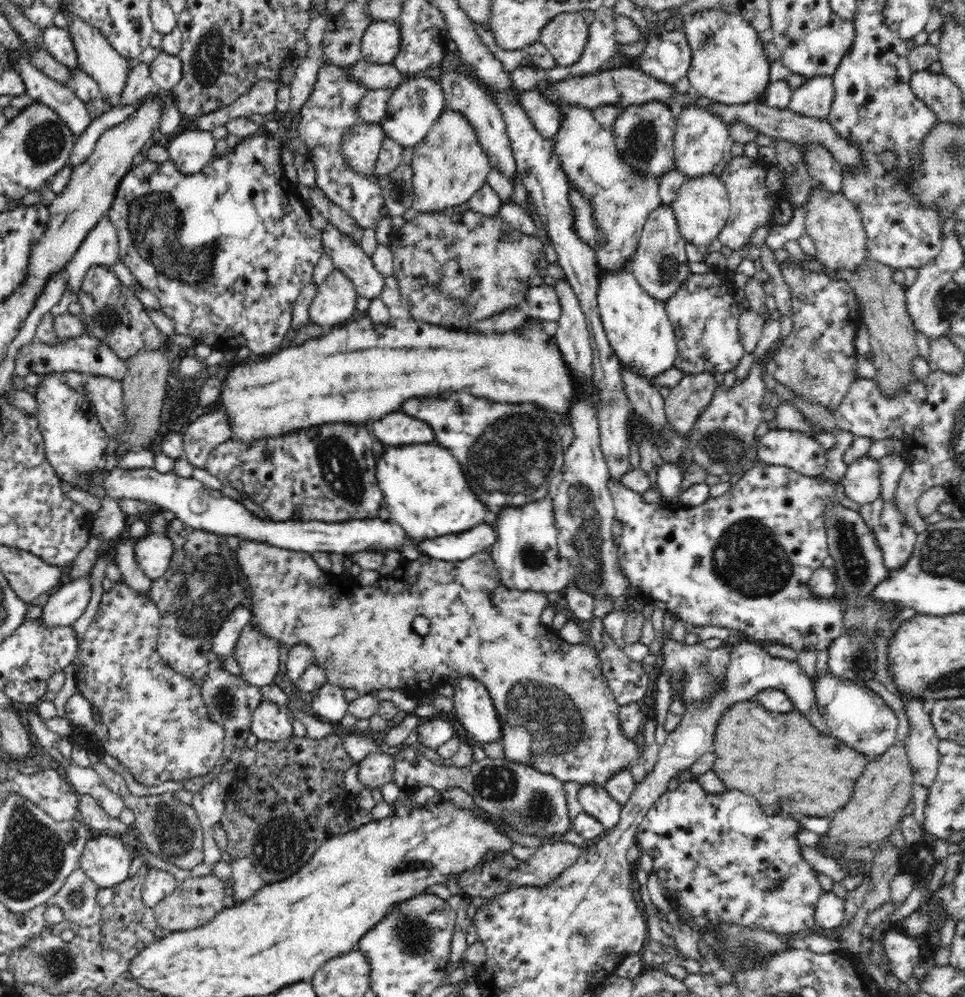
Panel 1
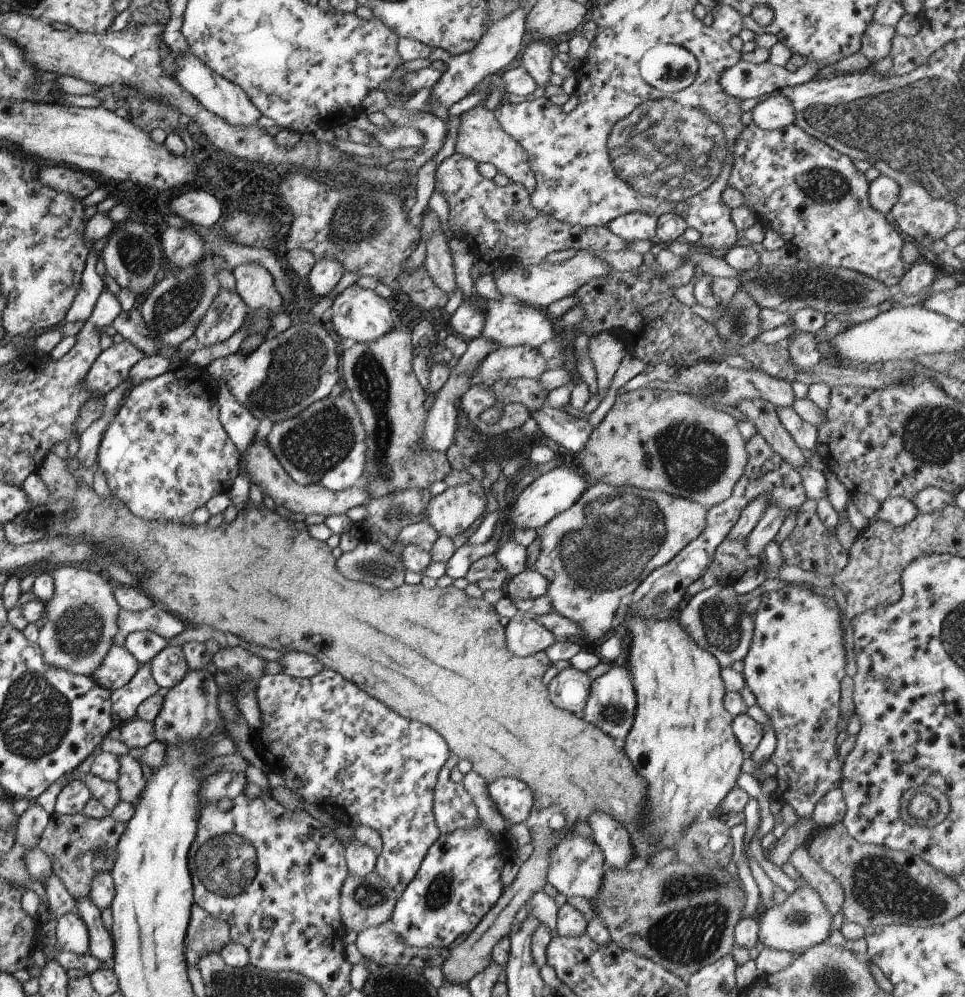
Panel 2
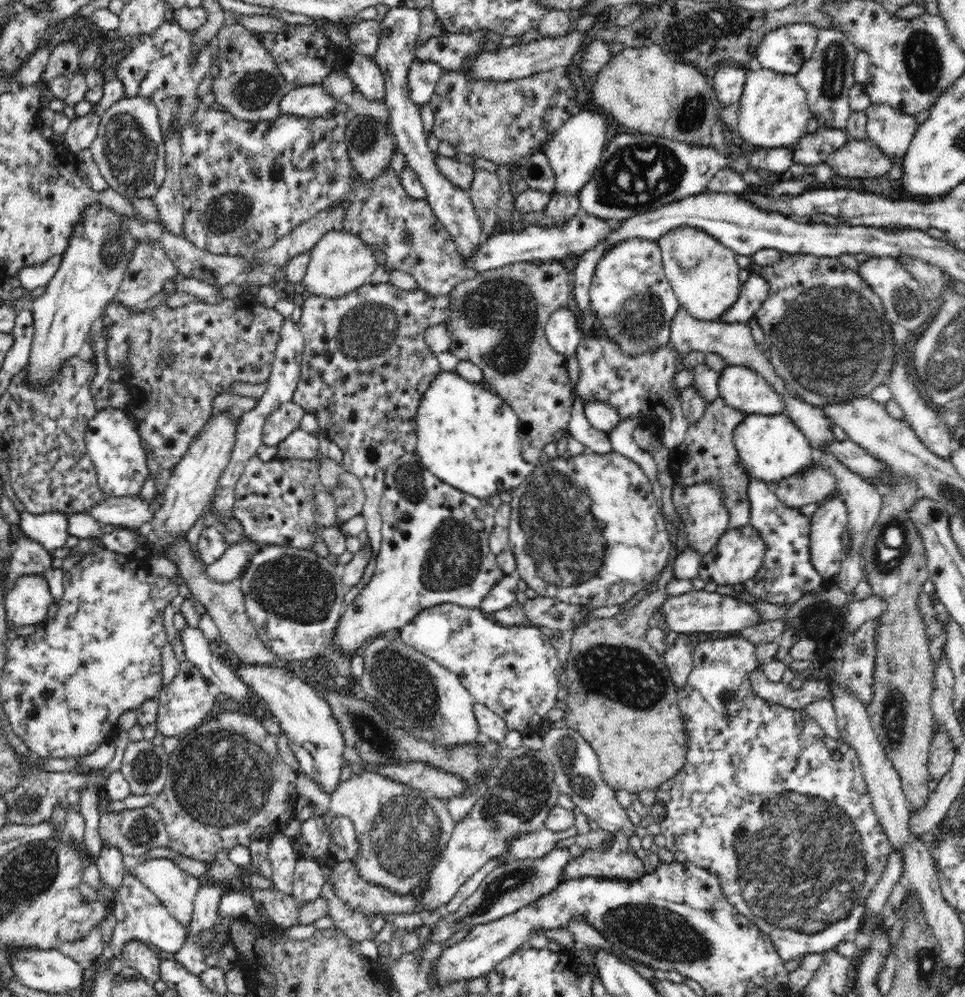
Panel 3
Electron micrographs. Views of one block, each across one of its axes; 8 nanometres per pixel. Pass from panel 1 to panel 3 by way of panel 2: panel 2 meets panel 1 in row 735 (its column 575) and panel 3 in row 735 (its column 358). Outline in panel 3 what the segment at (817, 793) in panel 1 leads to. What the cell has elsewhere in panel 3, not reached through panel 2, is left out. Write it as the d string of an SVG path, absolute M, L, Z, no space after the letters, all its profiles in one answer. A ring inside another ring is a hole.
M651 425L649 431L652 433L652 440L654 441L654 450L651 456L656 462L659 482L662 487L663 507L661 512L667 521L666 529L672 545L670 558L668 558L668 564L663 569L657 581L659 588L656 592L647 594L638 602L638 605L632 609L628 609L626 613L620 613L604 620L598 618L589 621L573 632L565 670L566 684L569 688L569 694L567 700L565 700L568 707L562 716L567 722L567 727L578 730L588 740L588 744L596 751L598 758L600 758L599 767L605 783L615 791L627 790L631 793L639 793L643 790L655 790L663 782L671 779L678 771L681 771L686 764L685 758L690 743L688 734L686 734L686 722L682 722L682 714L680 714L679 702L678 698L676 698L676 692L679 689L670 676L664 656L658 654L644 640L645 632L649 628L648 620L652 618L652 615L656 611L662 608L662 604L668 598L667 584L674 577L671 569L676 556L674 546L678 525L678 514L672 501L672 492L675 483L669 470L669 461L672 453L661 442L657 426Z

